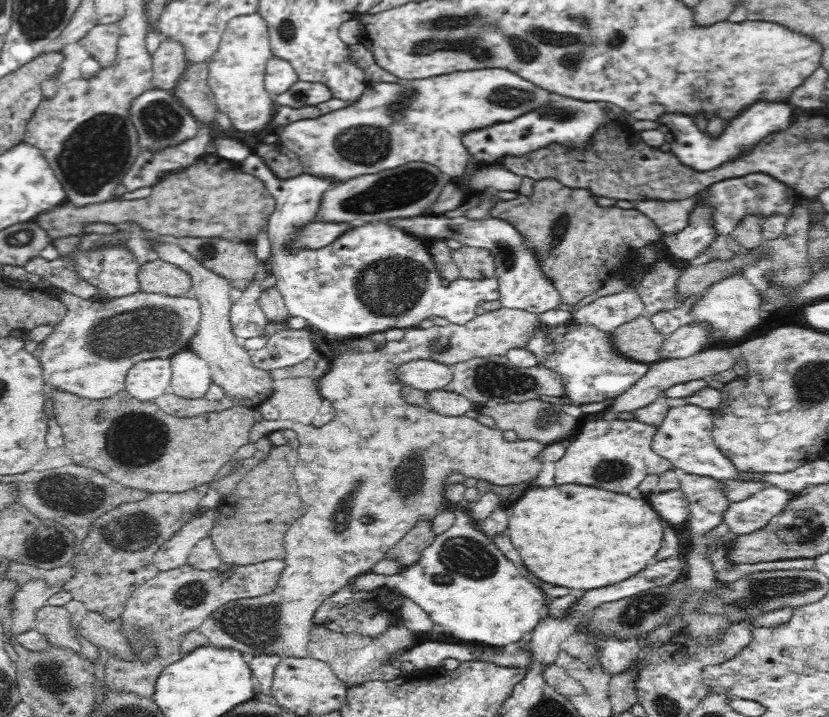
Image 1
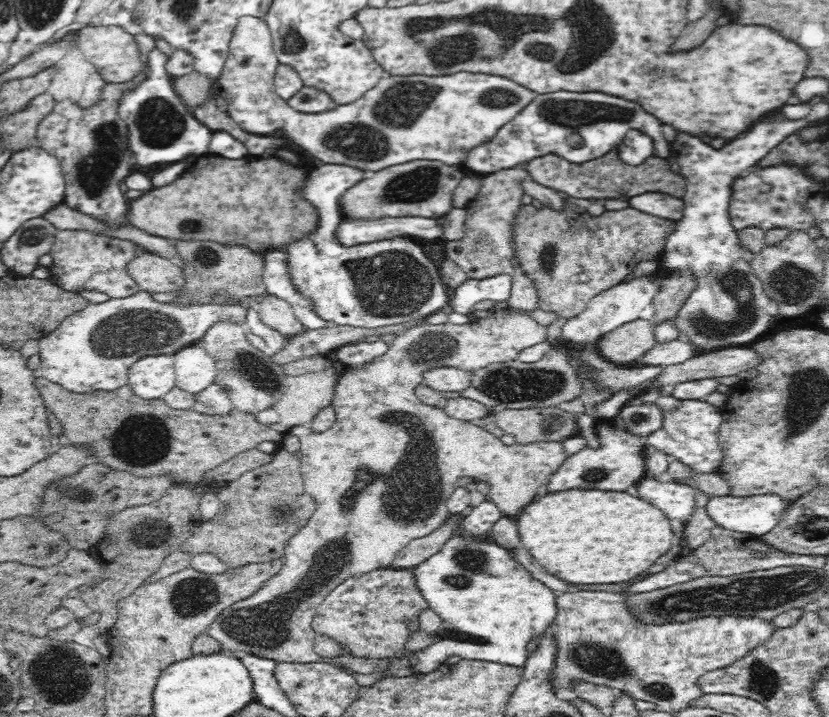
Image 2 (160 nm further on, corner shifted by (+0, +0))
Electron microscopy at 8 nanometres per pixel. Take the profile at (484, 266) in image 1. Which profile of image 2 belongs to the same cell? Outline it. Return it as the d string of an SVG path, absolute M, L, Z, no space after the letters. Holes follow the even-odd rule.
M524 166L502 169L490 173L476 196L464 207L466 210L466 224L464 237L461 240L447 241L445 257L454 261L468 276L468 279L482 280L493 278L498 274L511 273L516 263L516 239L514 227L525 190L522 183L532 179Z

